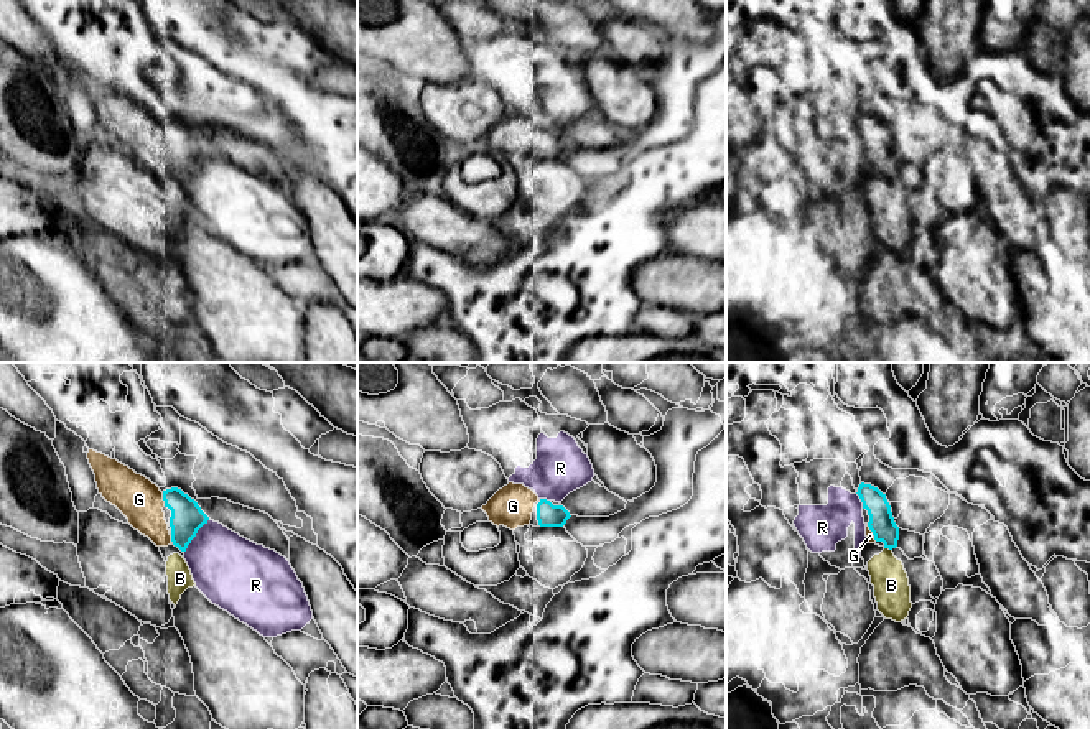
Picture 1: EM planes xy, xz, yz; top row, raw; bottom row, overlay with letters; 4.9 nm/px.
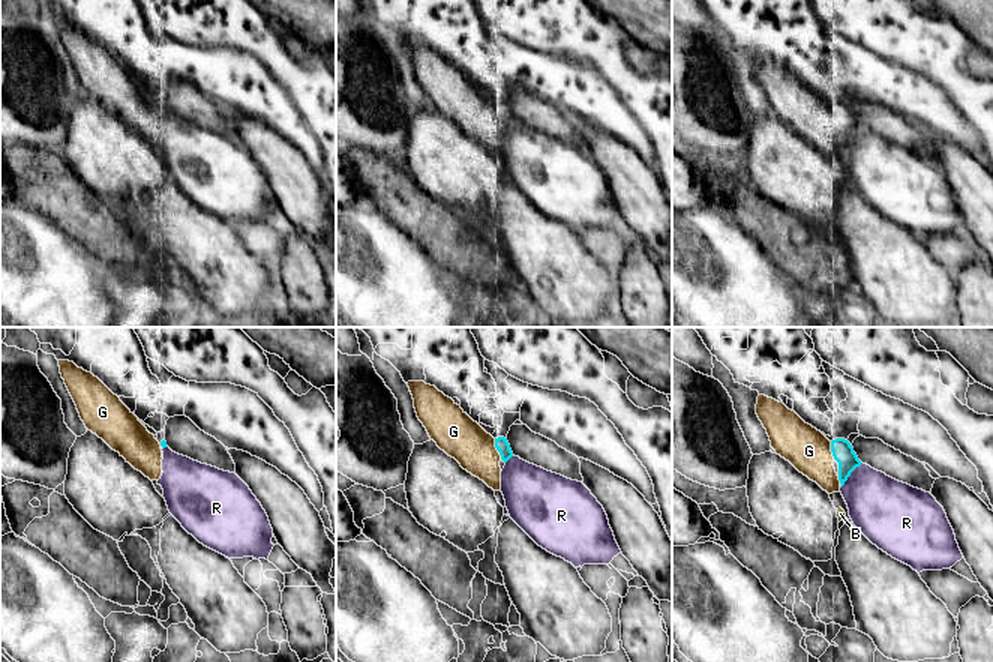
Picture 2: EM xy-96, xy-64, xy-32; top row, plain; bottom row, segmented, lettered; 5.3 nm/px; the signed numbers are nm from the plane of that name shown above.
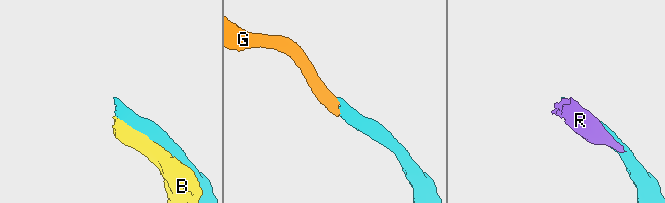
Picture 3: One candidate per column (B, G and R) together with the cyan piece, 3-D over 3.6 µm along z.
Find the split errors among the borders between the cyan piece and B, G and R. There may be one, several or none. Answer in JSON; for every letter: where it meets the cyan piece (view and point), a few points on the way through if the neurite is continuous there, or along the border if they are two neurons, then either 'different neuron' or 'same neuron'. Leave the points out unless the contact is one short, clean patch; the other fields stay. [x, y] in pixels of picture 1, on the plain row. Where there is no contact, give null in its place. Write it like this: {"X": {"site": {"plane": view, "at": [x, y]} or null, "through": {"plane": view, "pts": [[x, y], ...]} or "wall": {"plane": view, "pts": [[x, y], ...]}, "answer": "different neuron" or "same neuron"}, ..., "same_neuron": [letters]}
{"B": {"site": {"plane": "yz", "at": [888, 178]}, "answer": "different neuron"}, "G": {"site": {"plane": "xy", "at": [163, 130]}, "answer": "same neuron"}, "R": {"site": {"plane": "xy", "at": [195, 167]}, "answer": "different neuron"}, "same_neuron": ["G"]}

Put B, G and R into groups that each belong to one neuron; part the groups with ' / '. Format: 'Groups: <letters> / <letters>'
Groups: B / G / R

